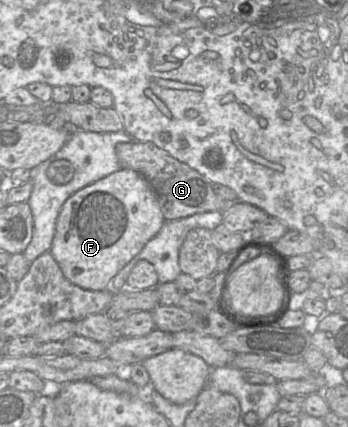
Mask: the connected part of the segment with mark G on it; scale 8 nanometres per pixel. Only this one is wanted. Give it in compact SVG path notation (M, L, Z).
M131 140L117 144L115 151L121 168L136 171L151 185L159 198L165 221L207 211L222 212L231 203L216 194L213 183L206 177L151 142Z

